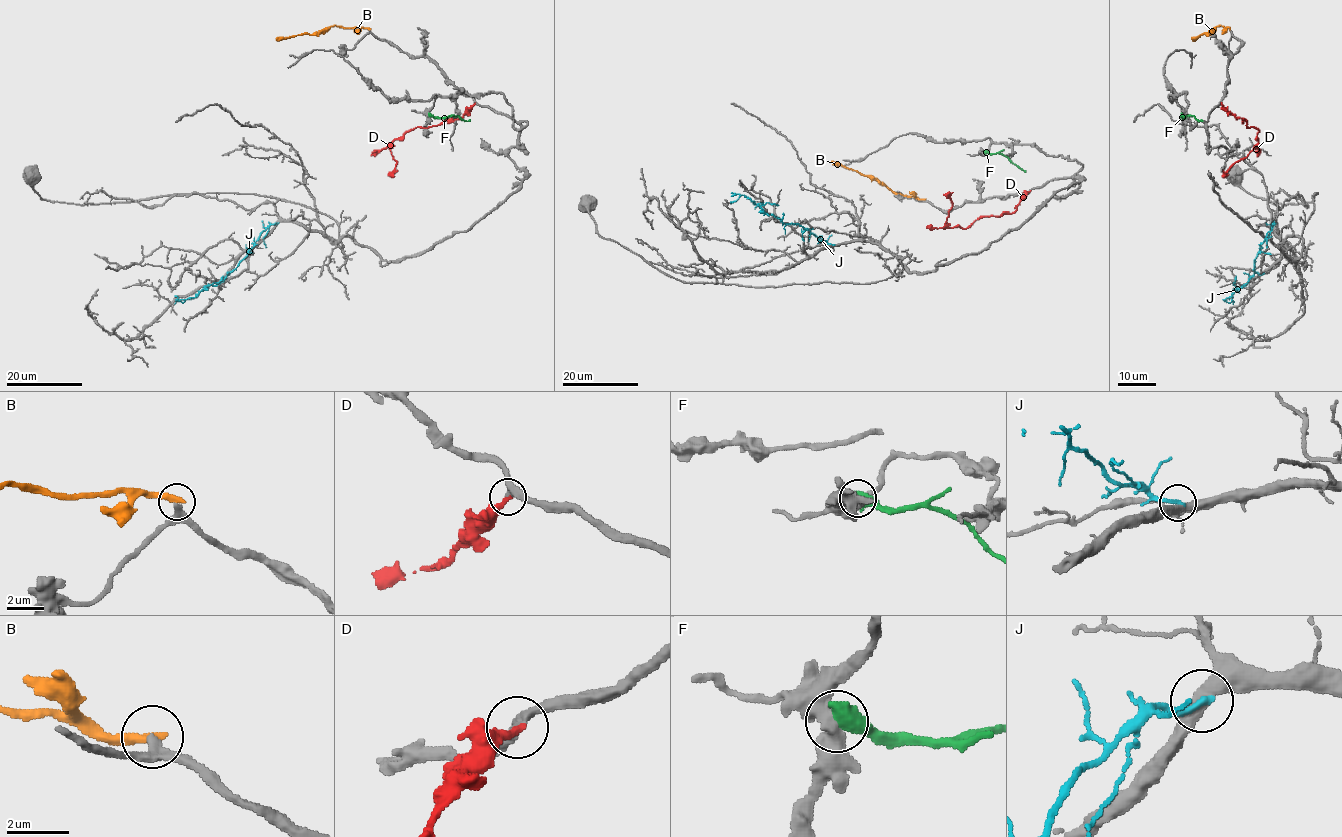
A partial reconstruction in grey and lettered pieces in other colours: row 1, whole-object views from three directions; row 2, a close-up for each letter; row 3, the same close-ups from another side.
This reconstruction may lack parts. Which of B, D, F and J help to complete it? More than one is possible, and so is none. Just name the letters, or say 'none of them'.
D

